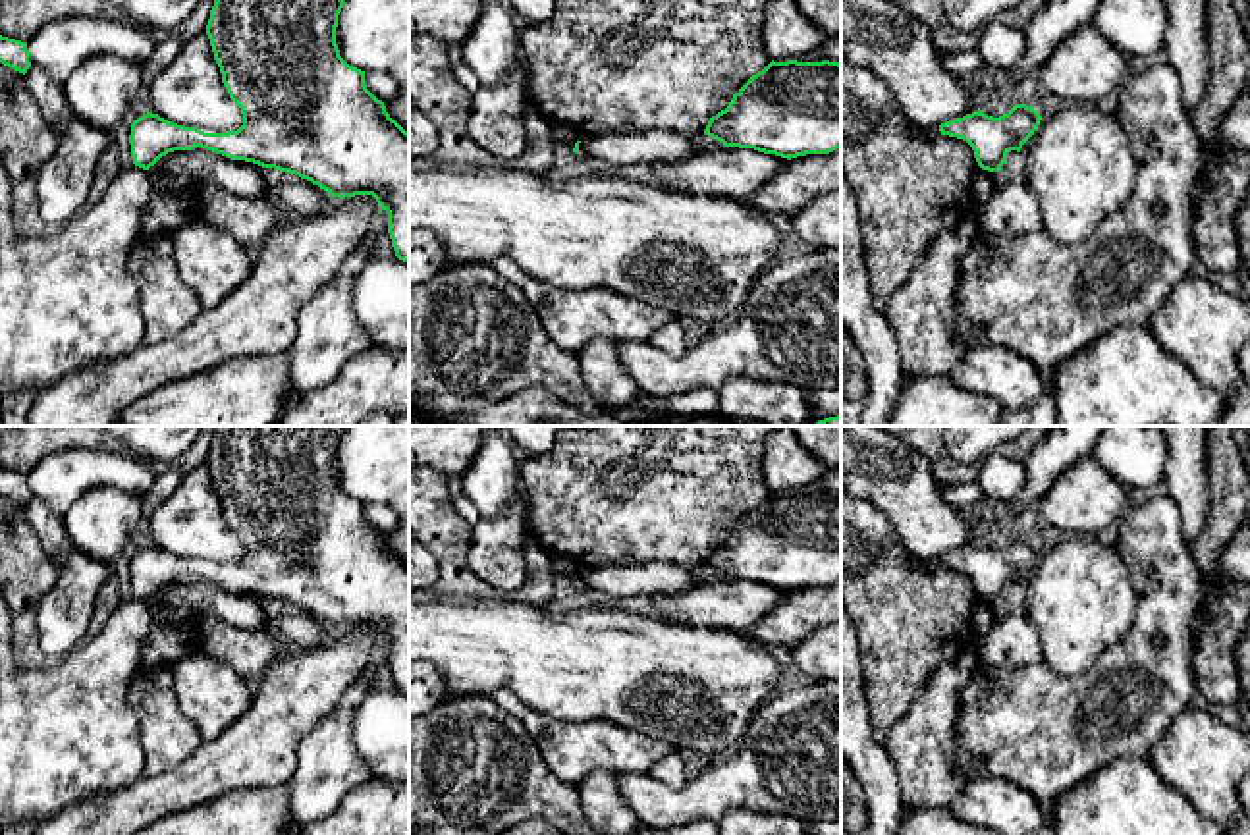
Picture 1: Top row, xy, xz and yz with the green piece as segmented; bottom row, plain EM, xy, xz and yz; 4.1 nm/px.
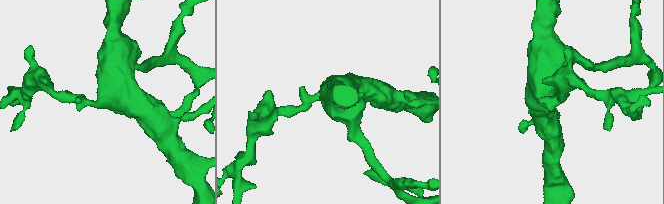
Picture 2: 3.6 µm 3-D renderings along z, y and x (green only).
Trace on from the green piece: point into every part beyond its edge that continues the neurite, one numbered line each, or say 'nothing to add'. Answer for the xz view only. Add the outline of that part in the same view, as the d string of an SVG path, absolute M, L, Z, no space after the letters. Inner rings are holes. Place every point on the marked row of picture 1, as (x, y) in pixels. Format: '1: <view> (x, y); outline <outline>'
nothing to add

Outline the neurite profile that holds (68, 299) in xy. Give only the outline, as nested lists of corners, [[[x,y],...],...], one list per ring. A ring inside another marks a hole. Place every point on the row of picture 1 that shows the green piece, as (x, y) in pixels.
[[[0,162],[0,393],[37,393],[71,370],[143,343],[145,320],[127,256],[154,191],[149,170],[122,168],[93,208],[48,237],[21,237],[14,231],[12,181]]]

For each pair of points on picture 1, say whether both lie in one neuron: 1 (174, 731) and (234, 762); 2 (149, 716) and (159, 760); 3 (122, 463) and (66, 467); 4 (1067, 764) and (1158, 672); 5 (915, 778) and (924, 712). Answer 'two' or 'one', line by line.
1: two
2: one
3: one
4: one
5: one

